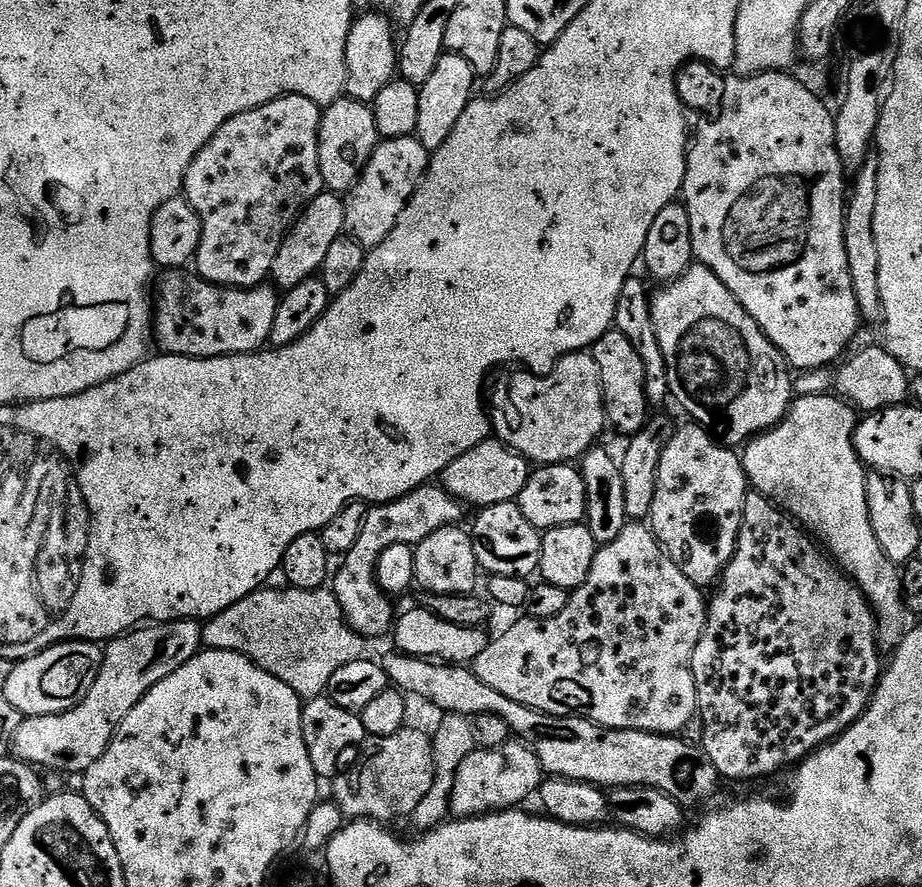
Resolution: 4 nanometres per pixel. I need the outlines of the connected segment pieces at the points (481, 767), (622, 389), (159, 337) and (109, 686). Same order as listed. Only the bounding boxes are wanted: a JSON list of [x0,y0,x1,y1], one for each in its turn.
[[451,738,546,818],[590,330,650,432],[154,270,280,358],[11,620,202,774]]

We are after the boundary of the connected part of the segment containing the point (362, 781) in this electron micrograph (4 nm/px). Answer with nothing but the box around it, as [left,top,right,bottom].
[331,728,435,822]

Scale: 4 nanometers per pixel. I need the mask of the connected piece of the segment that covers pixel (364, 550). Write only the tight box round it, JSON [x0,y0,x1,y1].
[330,482,462,636]

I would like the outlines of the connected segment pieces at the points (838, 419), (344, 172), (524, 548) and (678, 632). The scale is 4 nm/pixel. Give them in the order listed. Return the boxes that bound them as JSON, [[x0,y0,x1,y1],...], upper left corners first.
[[742,394,906,649],[318,98,382,194],[470,503,541,577],[474,522,708,736]]

